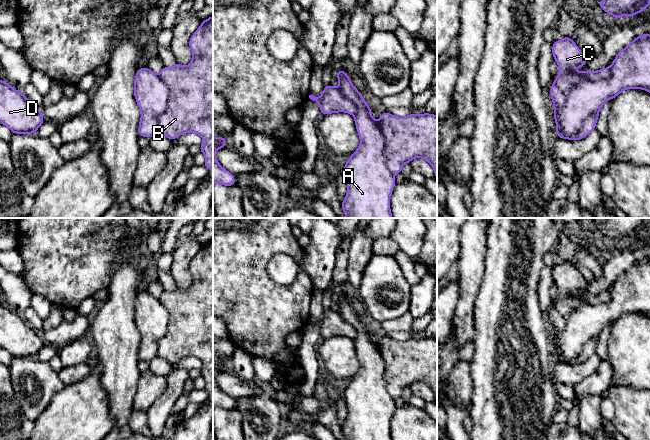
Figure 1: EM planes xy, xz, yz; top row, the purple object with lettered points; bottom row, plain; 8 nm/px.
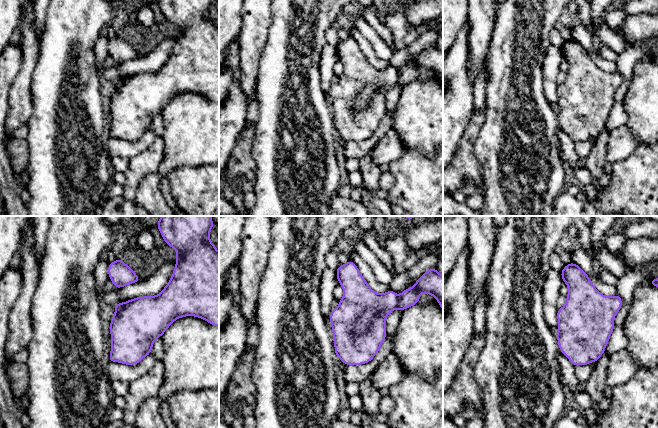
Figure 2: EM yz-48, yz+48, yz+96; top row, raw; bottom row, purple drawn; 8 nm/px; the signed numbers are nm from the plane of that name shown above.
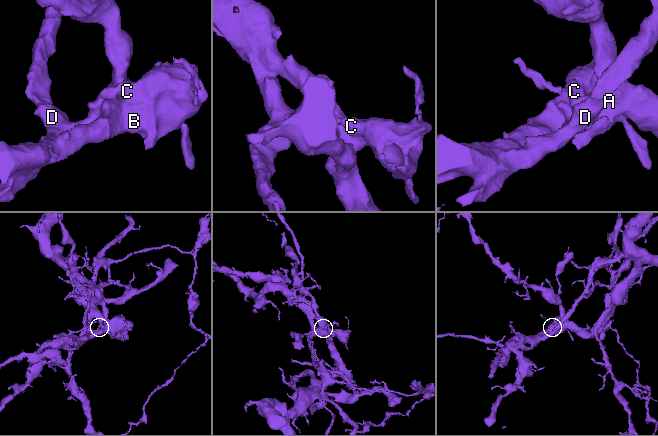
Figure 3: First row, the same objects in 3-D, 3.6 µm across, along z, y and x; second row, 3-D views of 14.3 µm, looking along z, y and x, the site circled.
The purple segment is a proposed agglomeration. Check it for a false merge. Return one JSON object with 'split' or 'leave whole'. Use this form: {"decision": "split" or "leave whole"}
{"decision": "split"}

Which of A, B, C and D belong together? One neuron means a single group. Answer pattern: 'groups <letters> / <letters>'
groups A / B C D

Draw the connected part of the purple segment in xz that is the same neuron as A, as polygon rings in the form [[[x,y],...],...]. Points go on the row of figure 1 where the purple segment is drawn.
[[[338,70],[340,93],[356,106],[354,121],[360,138],[357,150],[350,155],[344,165],[343,175],[347,180],[347,193],[341,202],[346,218],[393,218],[390,210],[390,197],[396,184],[394,175],[386,165],[386,140],[379,122],[371,115],[371,108],[363,99],[362,94],[351,83],[349,75]]]

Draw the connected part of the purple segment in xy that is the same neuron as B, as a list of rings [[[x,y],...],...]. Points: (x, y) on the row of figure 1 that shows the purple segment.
[[[213,16],[202,21],[190,37],[189,47],[192,51],[189,65],[164,66],[158,74],[169,90],[167,108],[158,121],[158,132],[169,140],[185,133],[199,134],[203,139],[199,150],[205,156],[204,166],[210,170],[213,168]]]

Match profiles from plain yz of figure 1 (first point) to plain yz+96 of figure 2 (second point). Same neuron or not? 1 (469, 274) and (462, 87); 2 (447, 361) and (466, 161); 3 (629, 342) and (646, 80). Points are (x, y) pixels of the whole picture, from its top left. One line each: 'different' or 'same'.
1: different
2: different
3: same

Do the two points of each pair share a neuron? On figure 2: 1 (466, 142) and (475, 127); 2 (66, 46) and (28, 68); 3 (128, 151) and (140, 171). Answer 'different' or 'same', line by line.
1: same
2: different
3: different

